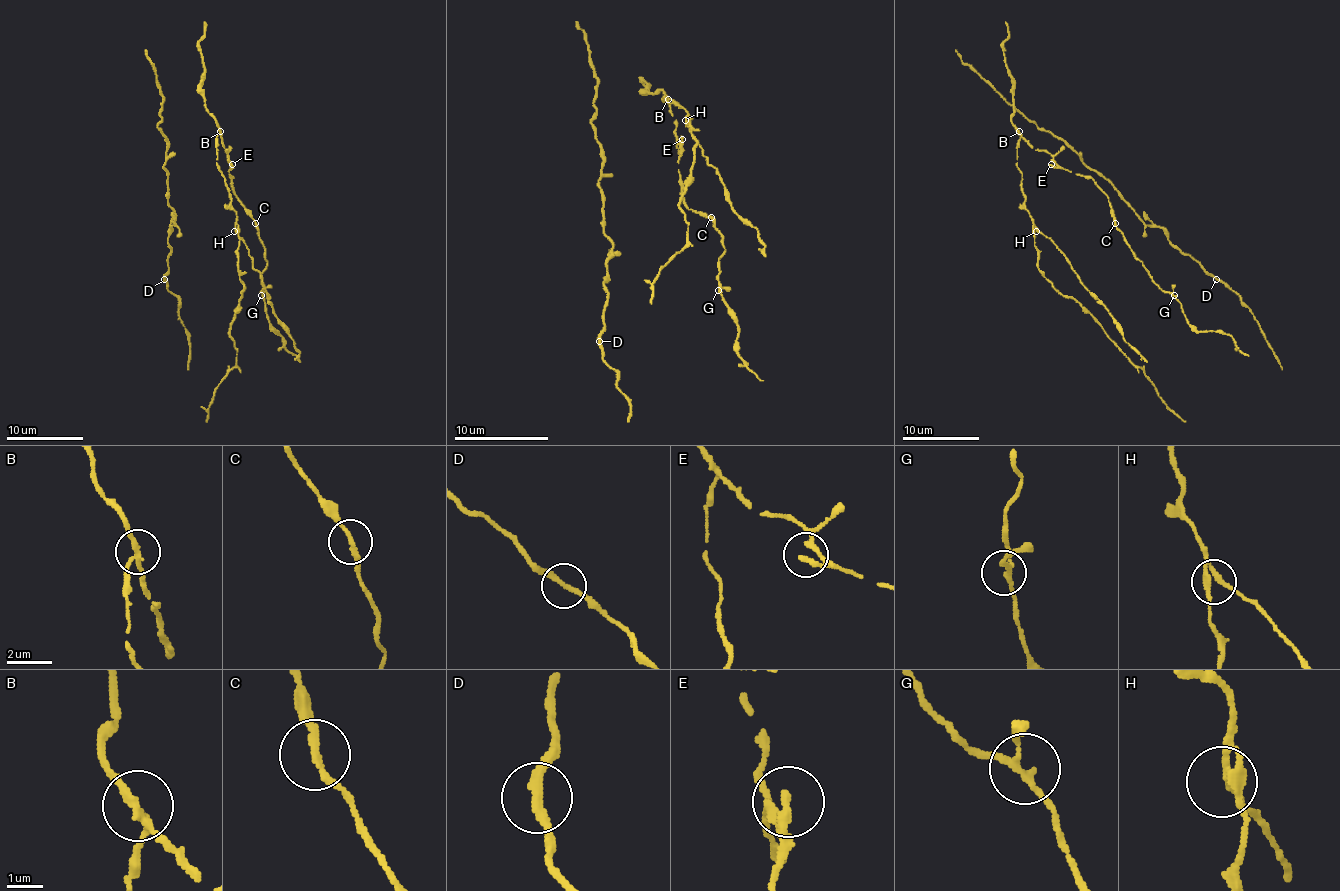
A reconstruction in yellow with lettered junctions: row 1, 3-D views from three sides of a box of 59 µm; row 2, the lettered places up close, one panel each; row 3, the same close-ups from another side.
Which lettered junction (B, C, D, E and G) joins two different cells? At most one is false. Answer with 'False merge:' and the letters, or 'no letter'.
False merge: B

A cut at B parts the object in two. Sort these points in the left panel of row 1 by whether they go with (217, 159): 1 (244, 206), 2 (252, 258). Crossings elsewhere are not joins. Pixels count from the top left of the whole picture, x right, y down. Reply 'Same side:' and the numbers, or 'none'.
Same side: 2

